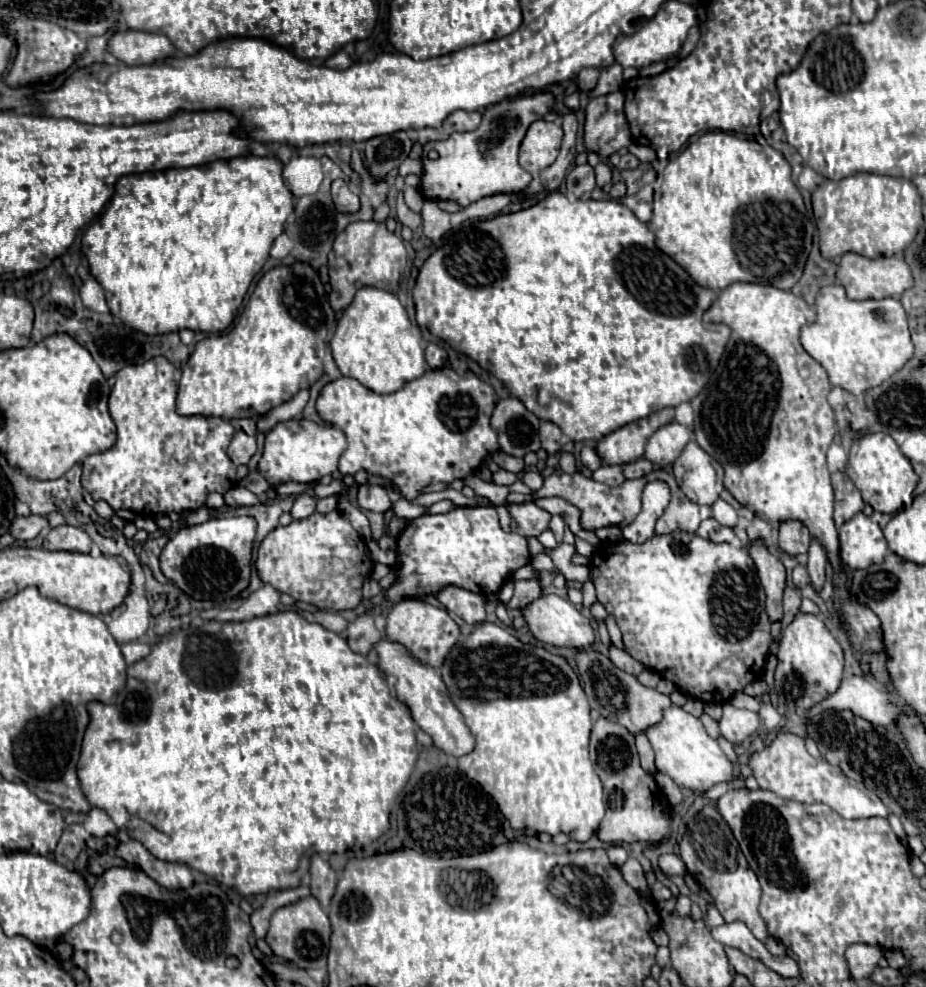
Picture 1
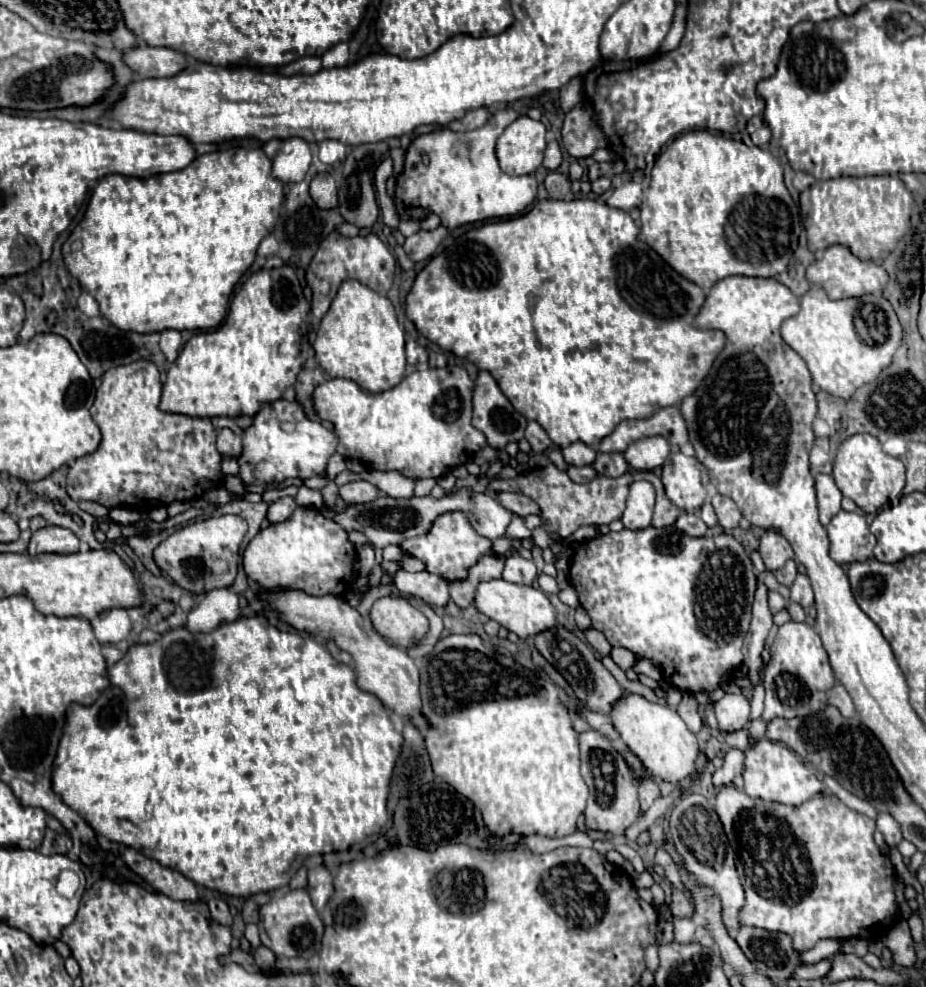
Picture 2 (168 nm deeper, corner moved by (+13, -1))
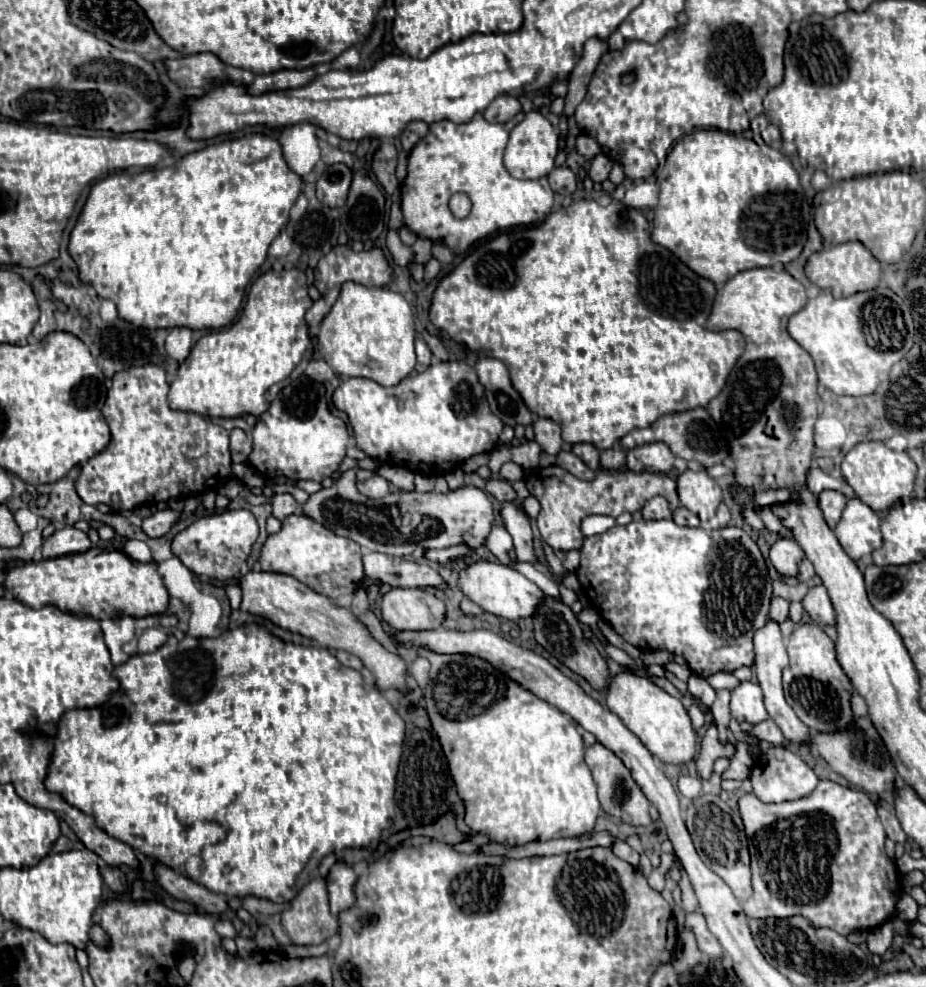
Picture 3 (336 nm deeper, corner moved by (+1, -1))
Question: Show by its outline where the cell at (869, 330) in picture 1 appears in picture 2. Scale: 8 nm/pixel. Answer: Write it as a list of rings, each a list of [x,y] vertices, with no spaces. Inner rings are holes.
[[[811,286],[801,298],[801,310],[781,324],[781,336],[805,360],[813,384],[831,396],[851,398],[857,388],[873,382],[891,364],[903,330],[893,306],[881,294],[829,300],[823,288]]]

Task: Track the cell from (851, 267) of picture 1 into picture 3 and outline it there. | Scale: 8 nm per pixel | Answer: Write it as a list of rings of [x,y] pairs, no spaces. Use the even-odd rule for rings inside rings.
[[[845,242],[829,250],[815,252],[805,266],[805,274],[819,288],[831,288],[833,296],[843,298],[843,296],[853,296],[857,292],[867,292],[877,288],[881,280],[881,264],[861,242]]]

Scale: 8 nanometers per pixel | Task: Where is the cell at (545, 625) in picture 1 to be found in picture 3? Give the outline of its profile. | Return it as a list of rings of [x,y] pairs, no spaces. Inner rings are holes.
[[[473,562],[467,568],[463,568],[459,572],[459,588],[469,600],[473,600],[485,612],[511,622],[531,618],[539,608],[541,600],[545,598],[545,592],[537,584],[527,580],[523,574],[505,564],[491,564],[491,562]]]

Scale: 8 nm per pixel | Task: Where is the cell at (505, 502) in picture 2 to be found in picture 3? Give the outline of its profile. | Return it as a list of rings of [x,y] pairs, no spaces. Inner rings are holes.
[[[501,478],[487,480],[487,488],[485,490],[499,502],[515,502],[517,500],[515,488],[507,480],[501,480]]]

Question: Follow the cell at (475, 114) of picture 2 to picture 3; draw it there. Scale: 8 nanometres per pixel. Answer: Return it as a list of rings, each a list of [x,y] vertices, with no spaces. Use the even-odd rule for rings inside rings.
[[[503,94],[503,96],[497,96],[497,98],[487,106],[487,110],[483,112],[483,116],[485,116],[485,120],[489,120],[489,122],[505,122],[505,120],[511,120],[519,110],[521,110],[519,100],[513,98],[513,96]]]

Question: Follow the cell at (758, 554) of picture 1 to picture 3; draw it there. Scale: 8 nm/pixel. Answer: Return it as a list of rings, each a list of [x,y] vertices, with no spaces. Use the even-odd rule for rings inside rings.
[[[767,620],[767,624],[755,632],[753,646],[755,646],[757,678],[759,678],[759,686],[763,690],[765,708],[767,708],[769,716],[775,720],[775,724],[783,730],[783,734],[787,738],[791,738],[795,742],[805,742],[809,738],[809,728],[795,716],[793,708],[785,702],[783,688],[781,688],[781,670],[787,666],[787,652],[785,652],[785,644],[783,644],[783,636],[781,636],[781,630],[779,630],[779,624],[775,620]]]

